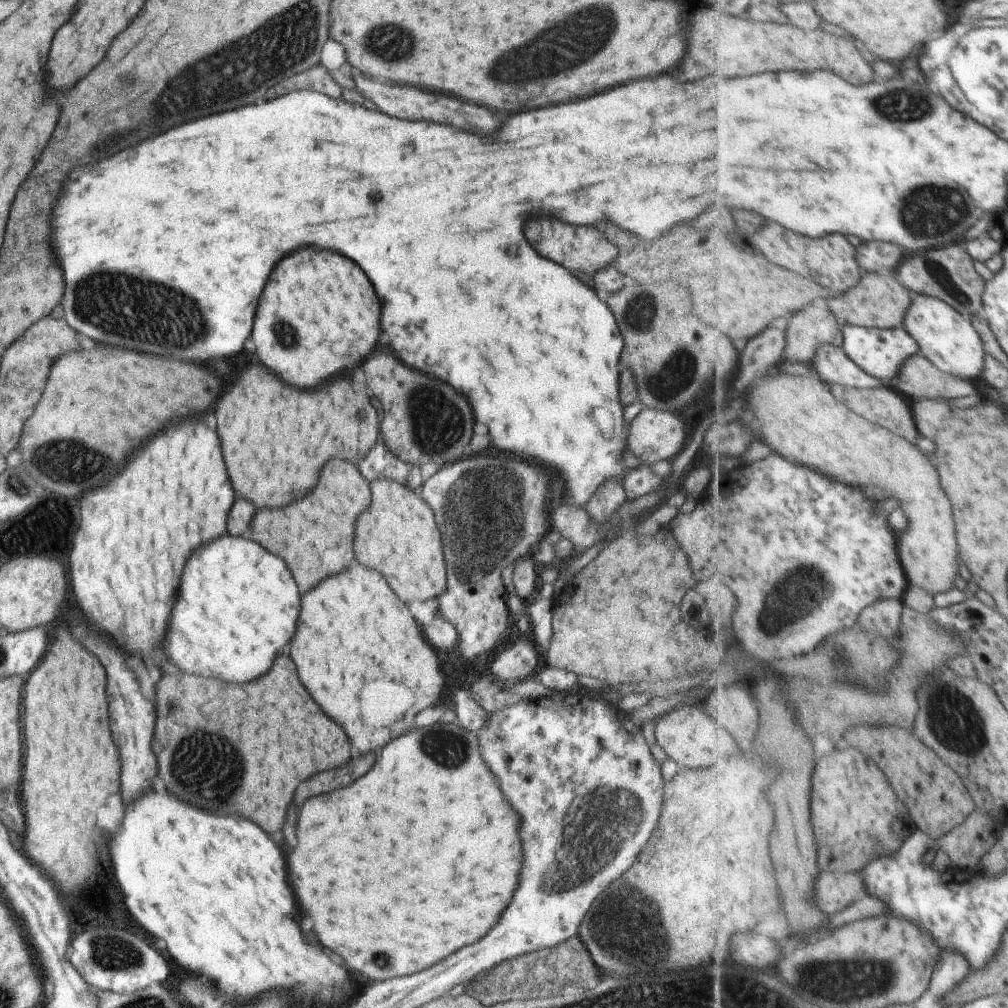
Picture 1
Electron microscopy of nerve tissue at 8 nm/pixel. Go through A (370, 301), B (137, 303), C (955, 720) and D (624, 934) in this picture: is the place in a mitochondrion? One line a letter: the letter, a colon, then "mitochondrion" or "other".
A: other
B: mitochondrion
C: mitochondrion
D: mitochondrion

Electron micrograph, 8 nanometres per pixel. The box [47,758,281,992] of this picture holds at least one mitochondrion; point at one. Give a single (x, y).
(112, 953)

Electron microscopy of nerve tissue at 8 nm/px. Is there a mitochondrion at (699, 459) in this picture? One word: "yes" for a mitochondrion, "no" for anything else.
no

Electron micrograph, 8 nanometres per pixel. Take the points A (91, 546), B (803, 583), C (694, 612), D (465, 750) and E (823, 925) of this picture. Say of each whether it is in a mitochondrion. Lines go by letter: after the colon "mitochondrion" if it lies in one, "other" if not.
A: other
B: mitochondrion
C: other
D: mitochondrion
E: other

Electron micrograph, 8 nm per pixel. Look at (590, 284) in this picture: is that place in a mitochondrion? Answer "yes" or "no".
no

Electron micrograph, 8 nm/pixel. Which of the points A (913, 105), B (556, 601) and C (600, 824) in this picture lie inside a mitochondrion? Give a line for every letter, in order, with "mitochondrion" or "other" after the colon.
A: mitochondrion
B: other
C: mitochondrion

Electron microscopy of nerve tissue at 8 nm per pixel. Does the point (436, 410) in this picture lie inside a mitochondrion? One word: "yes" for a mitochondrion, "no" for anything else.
yes

